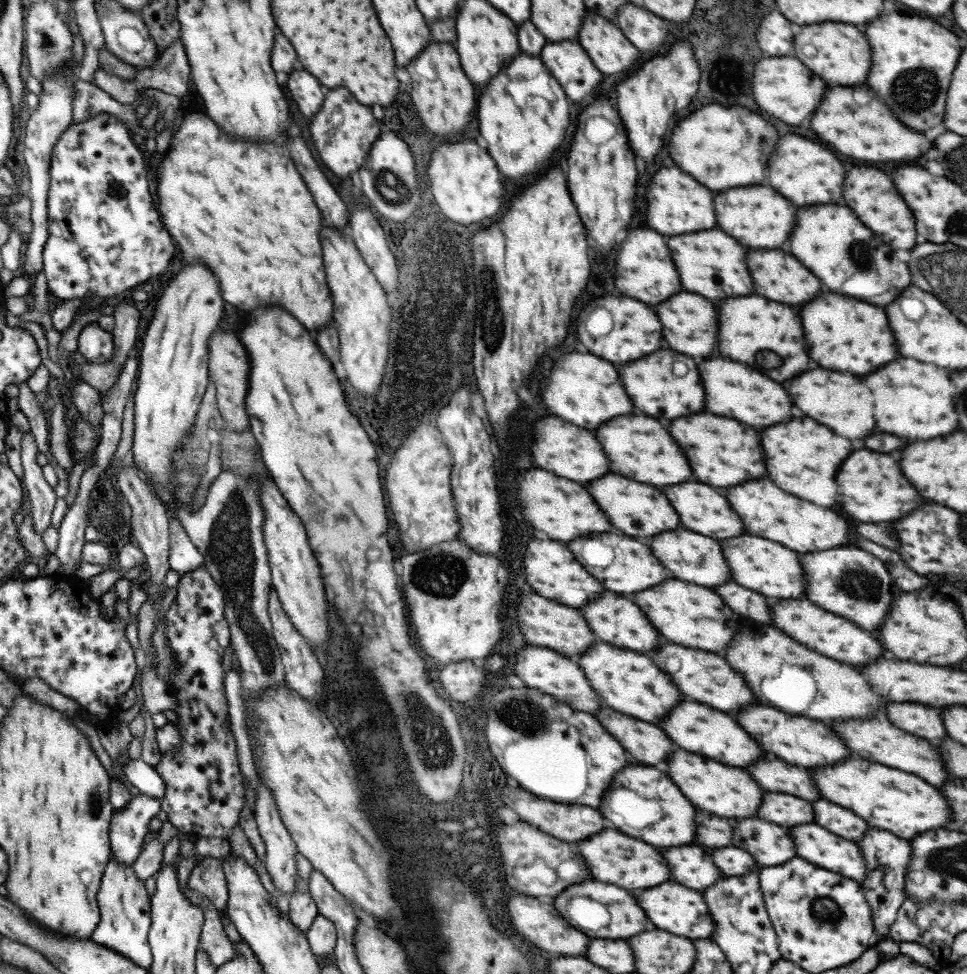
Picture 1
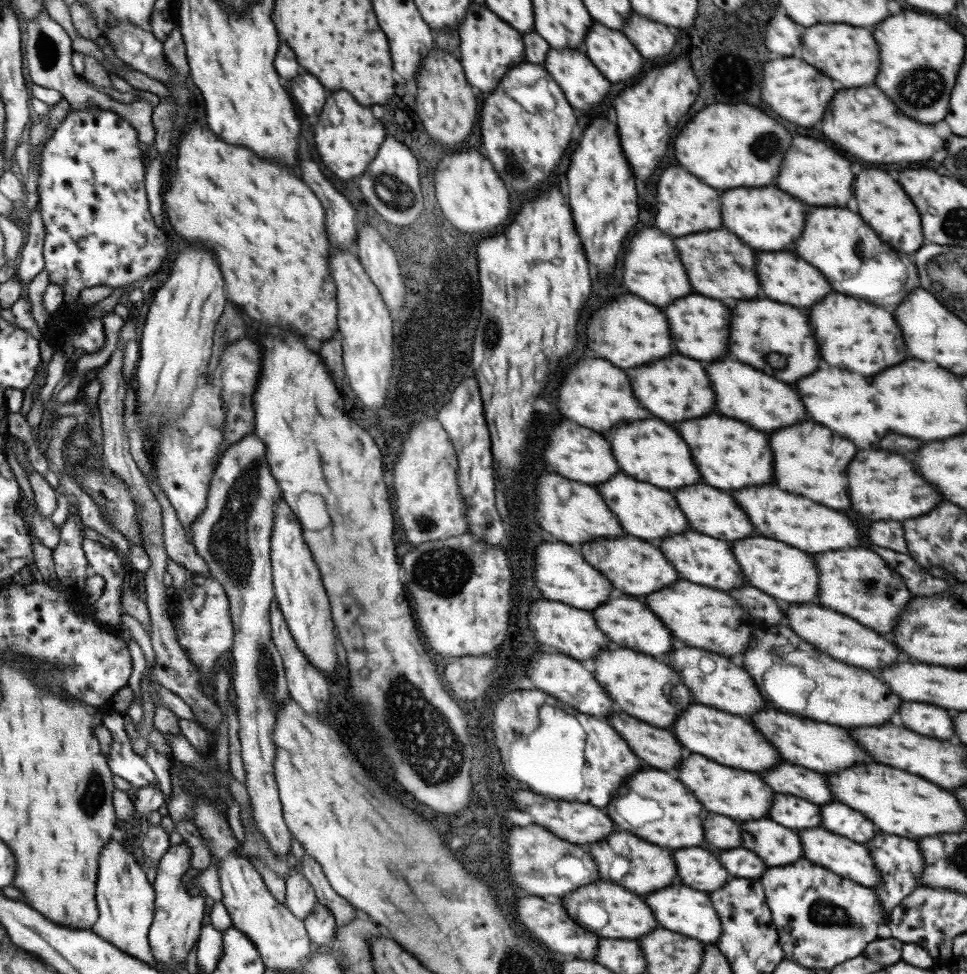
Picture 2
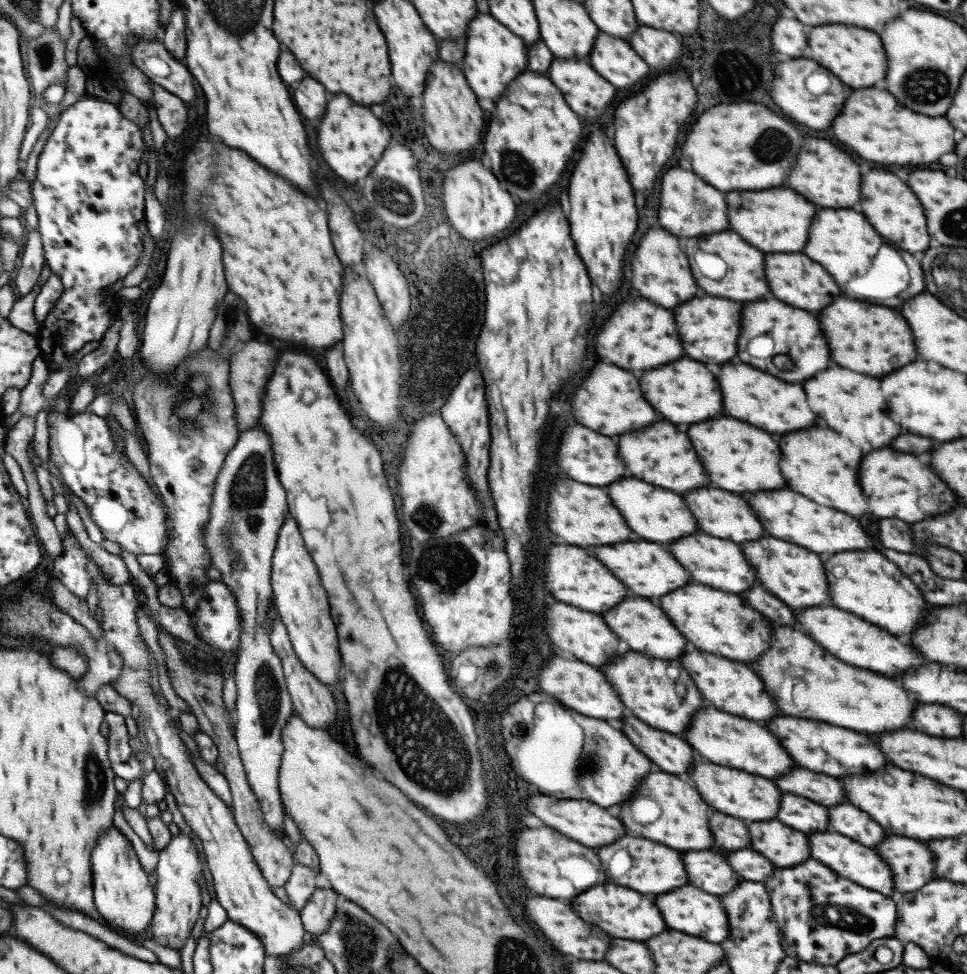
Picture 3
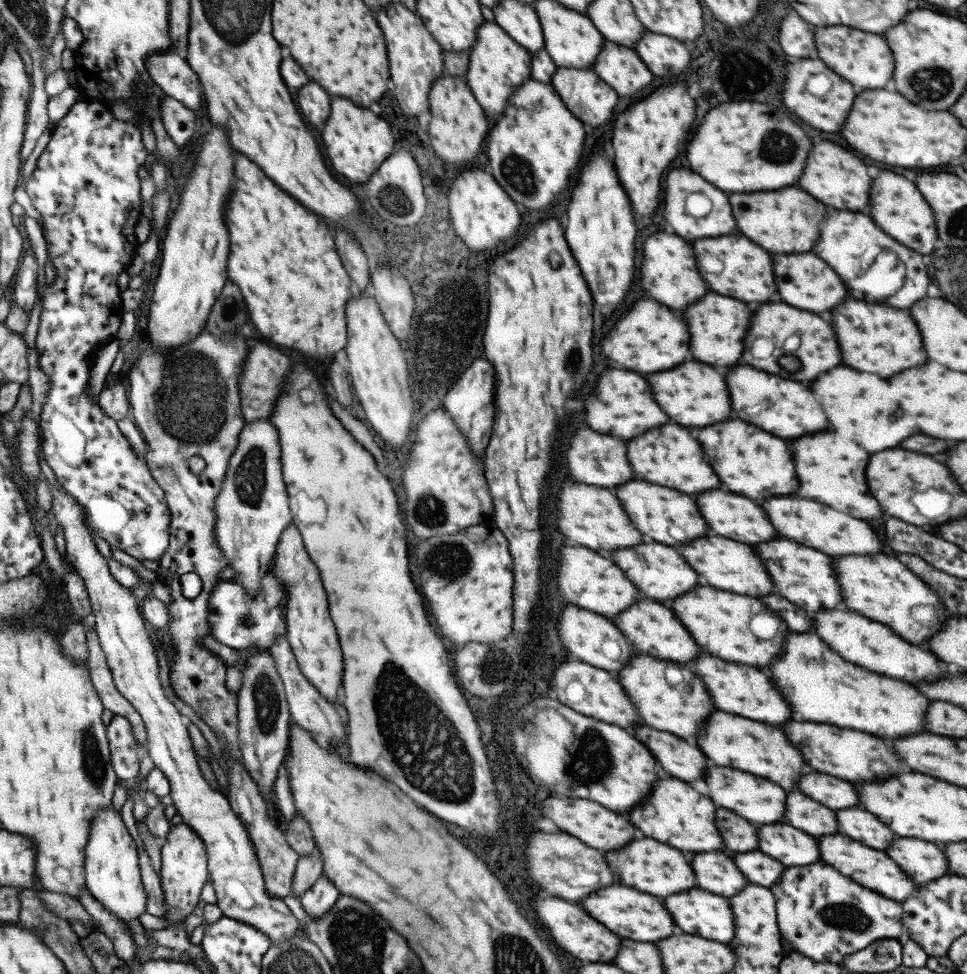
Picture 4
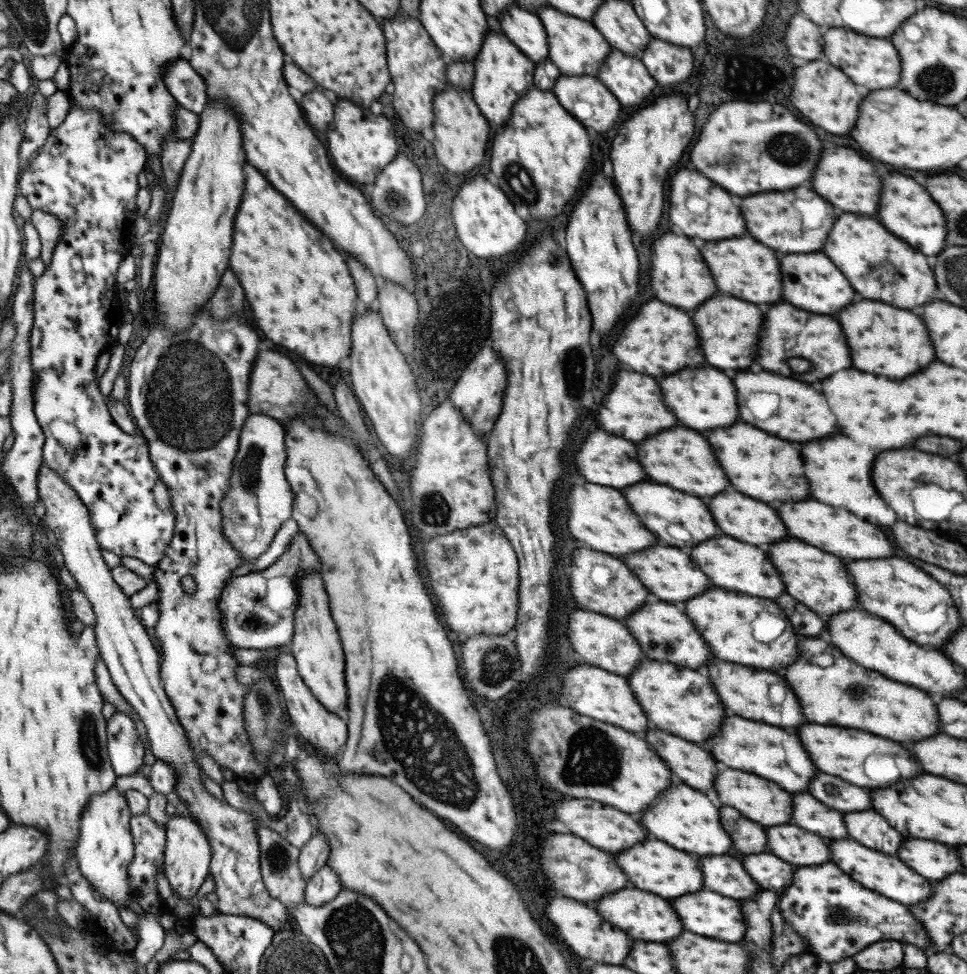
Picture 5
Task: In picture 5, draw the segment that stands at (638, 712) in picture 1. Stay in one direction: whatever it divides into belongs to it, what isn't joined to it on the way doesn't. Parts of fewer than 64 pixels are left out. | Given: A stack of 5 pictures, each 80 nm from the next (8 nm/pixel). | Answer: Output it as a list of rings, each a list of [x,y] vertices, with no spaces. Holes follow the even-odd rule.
[[[645,660],[639,662],[635,672],[627,676],[627,682],[647,720],[655,728],[667,730],[673,736],[679,736],[689,742],[701,742],[715,736],[719,722],[723,718],[723,706],[719,704],[715,690],[711,688],[705,676],[693,670],[675,668],[667,662]]]

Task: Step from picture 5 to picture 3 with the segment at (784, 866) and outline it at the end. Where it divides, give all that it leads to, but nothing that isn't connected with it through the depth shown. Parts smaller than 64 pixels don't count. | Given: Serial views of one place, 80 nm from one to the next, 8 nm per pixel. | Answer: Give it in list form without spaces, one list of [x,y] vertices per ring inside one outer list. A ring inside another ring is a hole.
[[[737,850],[727,854],[727,864],[742,881],[763,882],[771,878],[771,864],[753,850]]]

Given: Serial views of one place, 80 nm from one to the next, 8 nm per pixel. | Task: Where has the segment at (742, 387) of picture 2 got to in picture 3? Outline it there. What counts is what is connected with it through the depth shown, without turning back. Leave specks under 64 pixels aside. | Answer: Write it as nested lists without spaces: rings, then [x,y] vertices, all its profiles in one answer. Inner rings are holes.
[[[723,364],[717,372],[717,382],[723,398],[723,412],[747,424],[753,424],[765,432],[785,434],[791,430],[809,428],[817,420],[805,404],[805,394],[801,386],[781,382],[747,364]]]

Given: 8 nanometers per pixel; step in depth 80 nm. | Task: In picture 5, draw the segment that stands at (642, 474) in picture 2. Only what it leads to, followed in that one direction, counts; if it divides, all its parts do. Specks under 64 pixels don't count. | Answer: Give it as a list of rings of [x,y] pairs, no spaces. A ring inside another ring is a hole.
[[[671,428],[655,434],[653,438],[641,440],[639,444],[639,464],[643,466],[647,478],[657,484],[665,484],[677,488],[691,496],[713,496],[727,486],[727,478],[723,476],[715,456],[711,454],[709,444],[693,430],[687,428]]]

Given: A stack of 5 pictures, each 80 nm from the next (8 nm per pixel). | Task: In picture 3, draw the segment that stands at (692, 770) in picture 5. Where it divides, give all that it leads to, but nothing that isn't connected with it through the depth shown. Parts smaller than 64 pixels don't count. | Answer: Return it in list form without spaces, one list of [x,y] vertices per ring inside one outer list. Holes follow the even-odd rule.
[[[623,714],[623,716],[625,718],[621,718],[621,730],[623,734],[627,734],[631,744],[637,750],[641,750],[643,756],[647,756],[663,772],[669,774],[687,772],[687,768],[693,762],[693,750],[683,740],[679,740],[673,734],[647,728],[631,714],[629,716]]]

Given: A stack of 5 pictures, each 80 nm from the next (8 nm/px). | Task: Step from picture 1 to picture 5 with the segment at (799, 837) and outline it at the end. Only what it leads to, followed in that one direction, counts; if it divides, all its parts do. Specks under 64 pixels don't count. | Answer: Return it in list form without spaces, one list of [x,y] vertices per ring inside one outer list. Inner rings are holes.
[[[831,840],[829,850],[831,850],[833,865],[861,886],[867,887],[877,894],[882,894],[885,898],[909,906],[909,904],[913,905],[919,901],[926,901],[926,898],[932,895],[933,883],[919,877],[919,874],[897,858],[889,858],[889,855],[885,853],[869,850],[853,840]]]

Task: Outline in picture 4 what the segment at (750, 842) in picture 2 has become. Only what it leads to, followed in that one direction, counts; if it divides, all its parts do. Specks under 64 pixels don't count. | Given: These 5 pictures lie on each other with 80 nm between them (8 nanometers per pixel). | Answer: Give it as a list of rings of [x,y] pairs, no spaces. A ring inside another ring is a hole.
[[[775,822],[767,826],[755,826],[755,834],[759,836],[759,850],[777,862],[783,862],[785,868],[807,866],[820,860],[815,838],[787,824]]]

